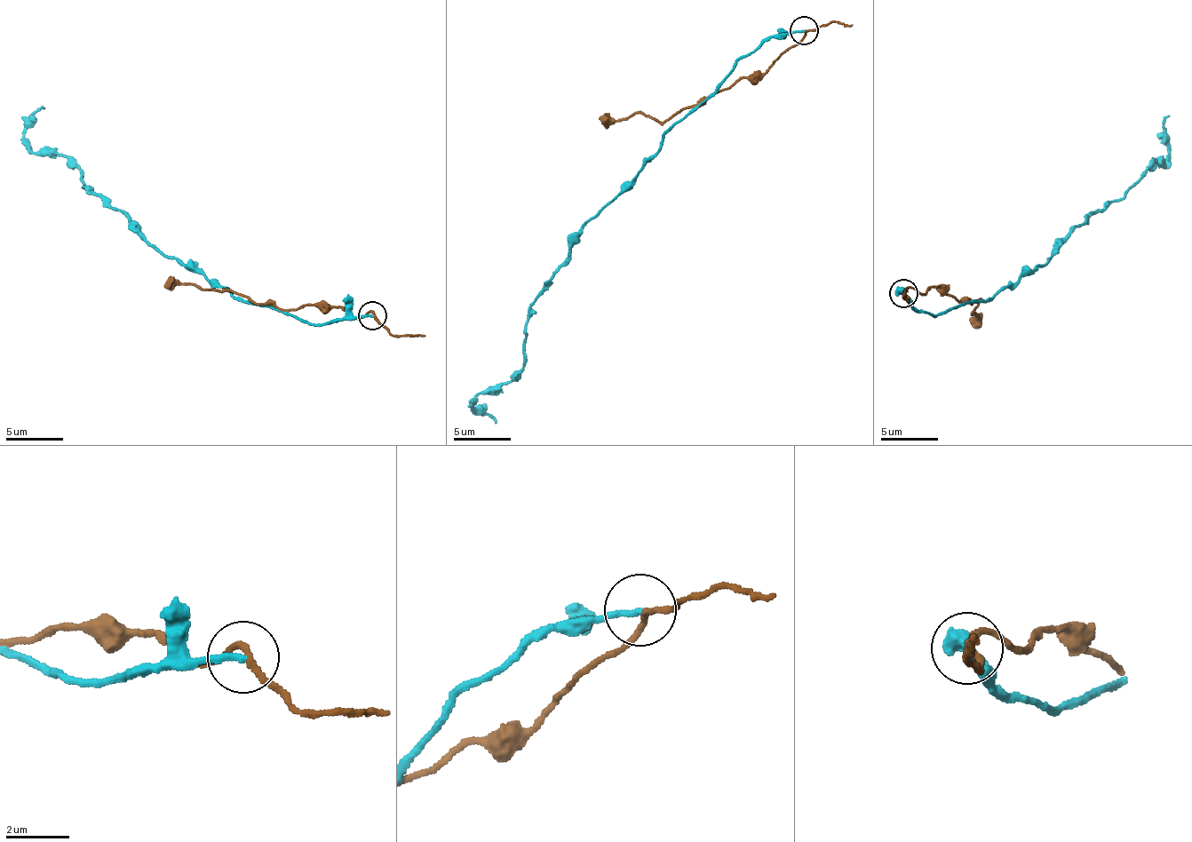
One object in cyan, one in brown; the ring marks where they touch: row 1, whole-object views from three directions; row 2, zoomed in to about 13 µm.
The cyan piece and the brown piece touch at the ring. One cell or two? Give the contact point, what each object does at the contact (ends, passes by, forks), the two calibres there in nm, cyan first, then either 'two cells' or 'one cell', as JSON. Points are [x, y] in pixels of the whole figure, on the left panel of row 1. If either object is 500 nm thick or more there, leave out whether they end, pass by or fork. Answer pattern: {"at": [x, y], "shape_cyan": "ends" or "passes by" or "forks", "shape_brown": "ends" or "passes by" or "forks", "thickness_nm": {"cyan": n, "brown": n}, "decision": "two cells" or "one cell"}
{"at": [372, 315], "shape_cyan": "ends", "shape_brown": "passes by", "thickness_nm": {"cyan": 190, "brown": 170}, "decision": "two cells"}

